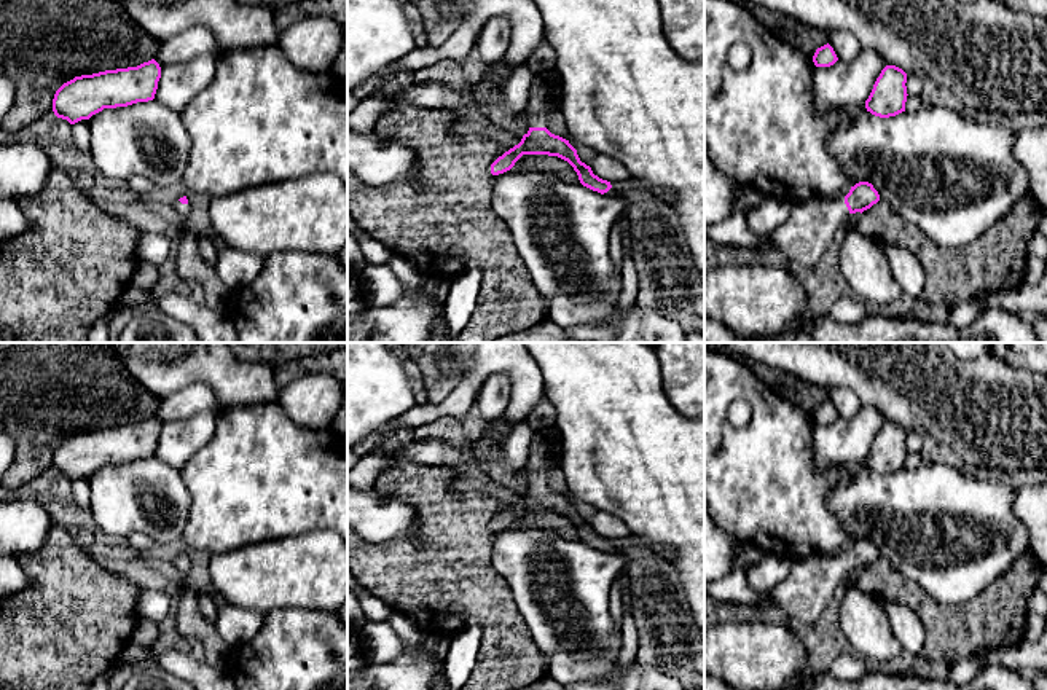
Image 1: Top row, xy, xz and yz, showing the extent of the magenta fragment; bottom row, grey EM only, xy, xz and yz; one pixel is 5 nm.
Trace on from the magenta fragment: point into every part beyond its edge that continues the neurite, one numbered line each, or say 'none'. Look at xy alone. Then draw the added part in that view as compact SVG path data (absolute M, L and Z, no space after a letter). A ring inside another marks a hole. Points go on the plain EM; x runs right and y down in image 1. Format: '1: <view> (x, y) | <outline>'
1: xy (184, 568) | M177 558L175 561L172 561L175 564L175 567L178 569L182 578L186 578L190 574L190 563L188 561L182 561L180 558Z

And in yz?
1: yz (808, 588) | M821 555L790 561L786 580L767 593L751 590L741 569L704 583L704 591L716 601L735 606L754 607L771 601L787 620L814 626L832 601L835 588L849 574L845 555Z

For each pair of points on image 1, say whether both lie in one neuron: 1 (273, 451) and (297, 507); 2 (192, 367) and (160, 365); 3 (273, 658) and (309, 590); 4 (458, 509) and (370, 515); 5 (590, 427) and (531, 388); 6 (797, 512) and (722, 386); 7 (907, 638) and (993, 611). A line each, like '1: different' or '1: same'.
1: same
2: same
3: different
4: different
5: different
6: same
7: different

